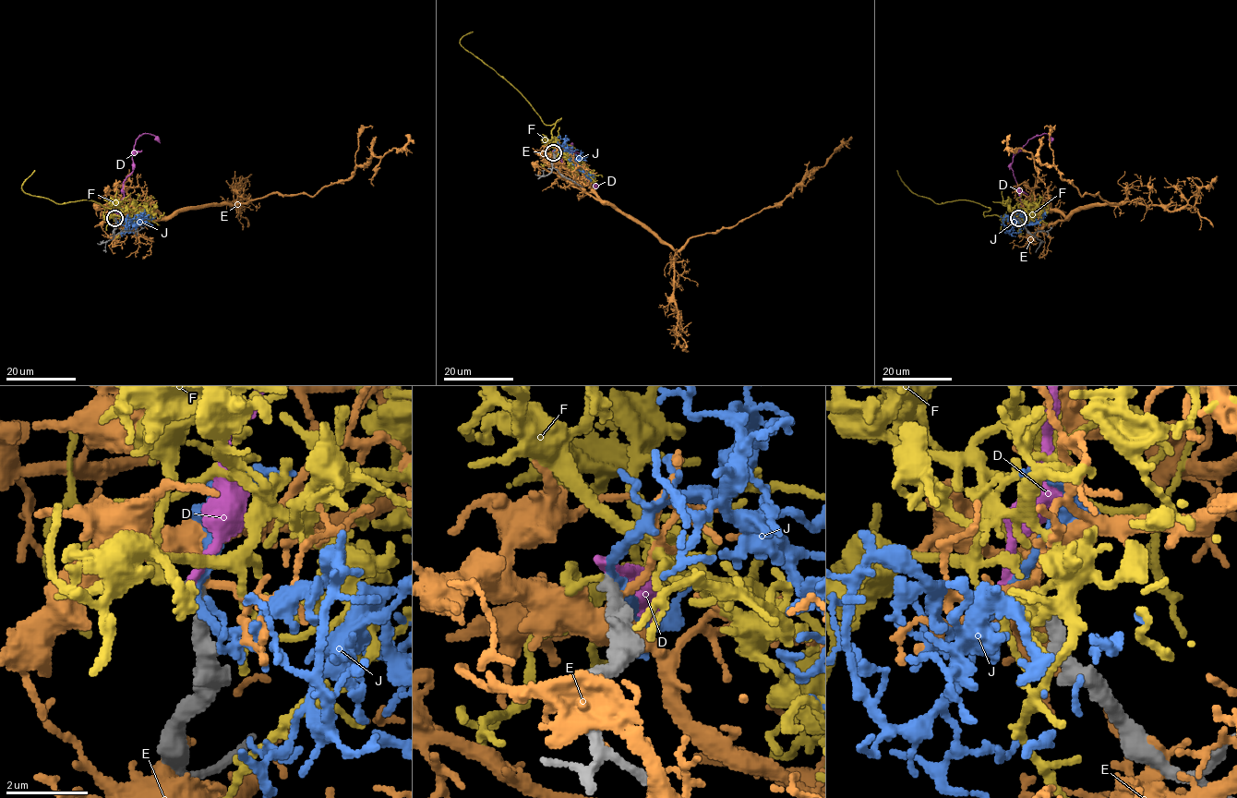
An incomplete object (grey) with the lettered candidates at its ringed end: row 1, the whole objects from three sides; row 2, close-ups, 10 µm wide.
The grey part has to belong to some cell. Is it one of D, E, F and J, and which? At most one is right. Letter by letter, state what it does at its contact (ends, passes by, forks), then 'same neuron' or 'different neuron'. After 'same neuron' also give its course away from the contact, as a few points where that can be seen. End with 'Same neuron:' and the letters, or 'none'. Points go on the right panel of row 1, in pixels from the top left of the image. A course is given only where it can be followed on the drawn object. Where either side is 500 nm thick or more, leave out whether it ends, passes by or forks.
D: it ends | different neuron
E: it passes by | different neuron
F: it passes by | different neuron
J: it passes by | different neuron
Same neuron: none

